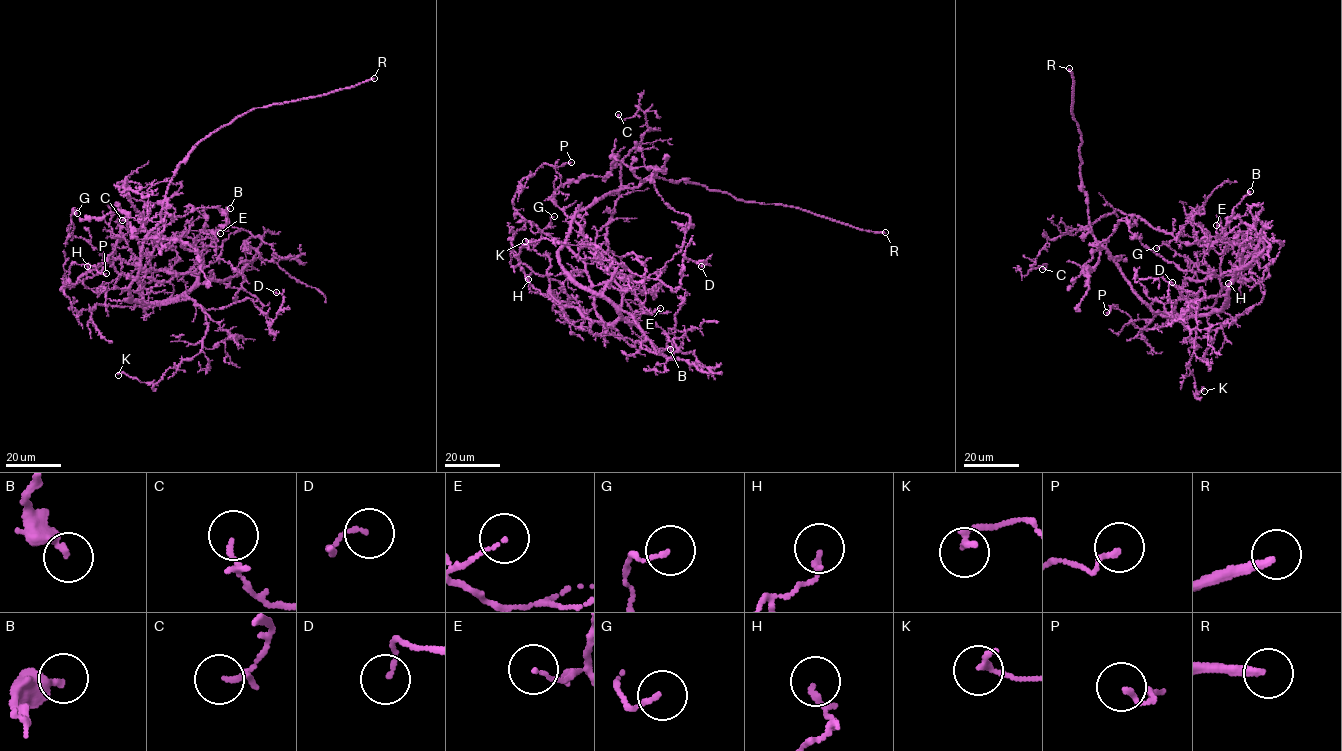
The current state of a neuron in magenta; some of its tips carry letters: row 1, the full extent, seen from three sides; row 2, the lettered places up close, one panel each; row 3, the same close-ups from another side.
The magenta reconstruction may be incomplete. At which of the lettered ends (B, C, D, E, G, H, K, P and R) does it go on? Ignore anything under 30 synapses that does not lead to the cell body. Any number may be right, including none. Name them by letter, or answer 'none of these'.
R

